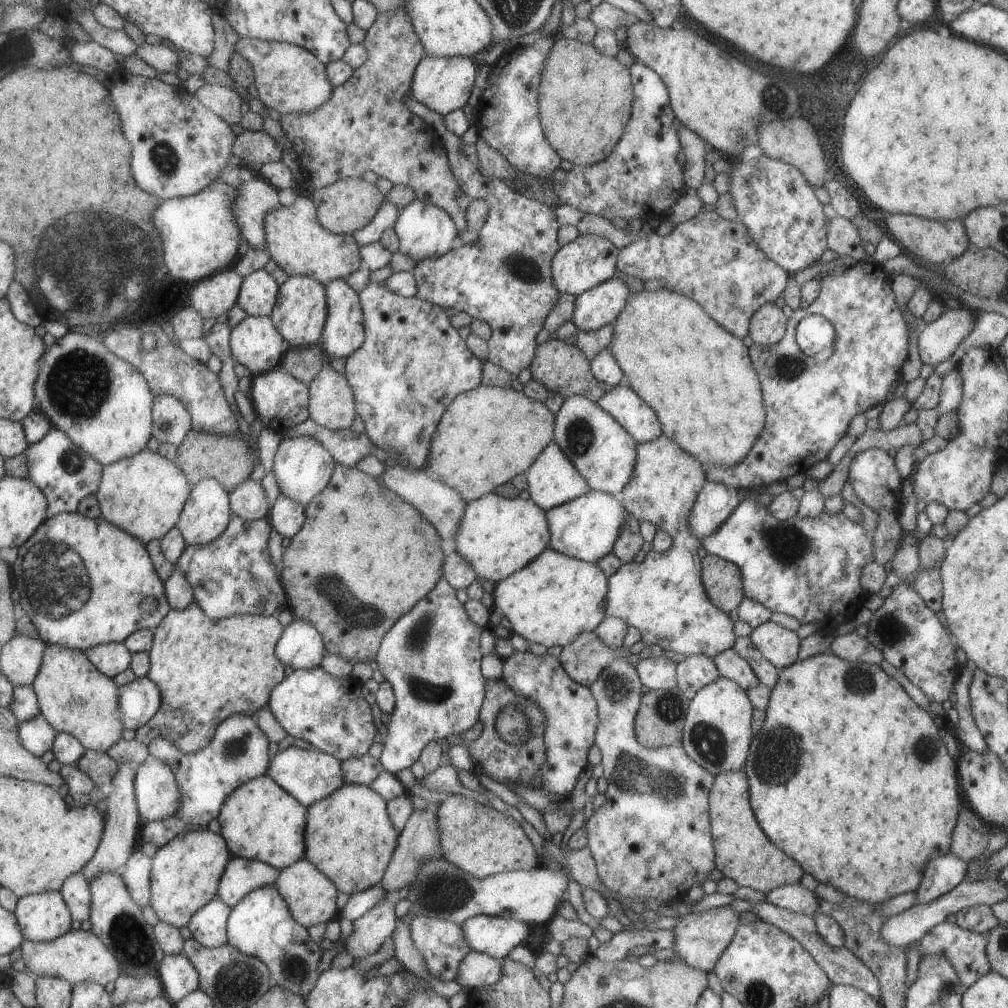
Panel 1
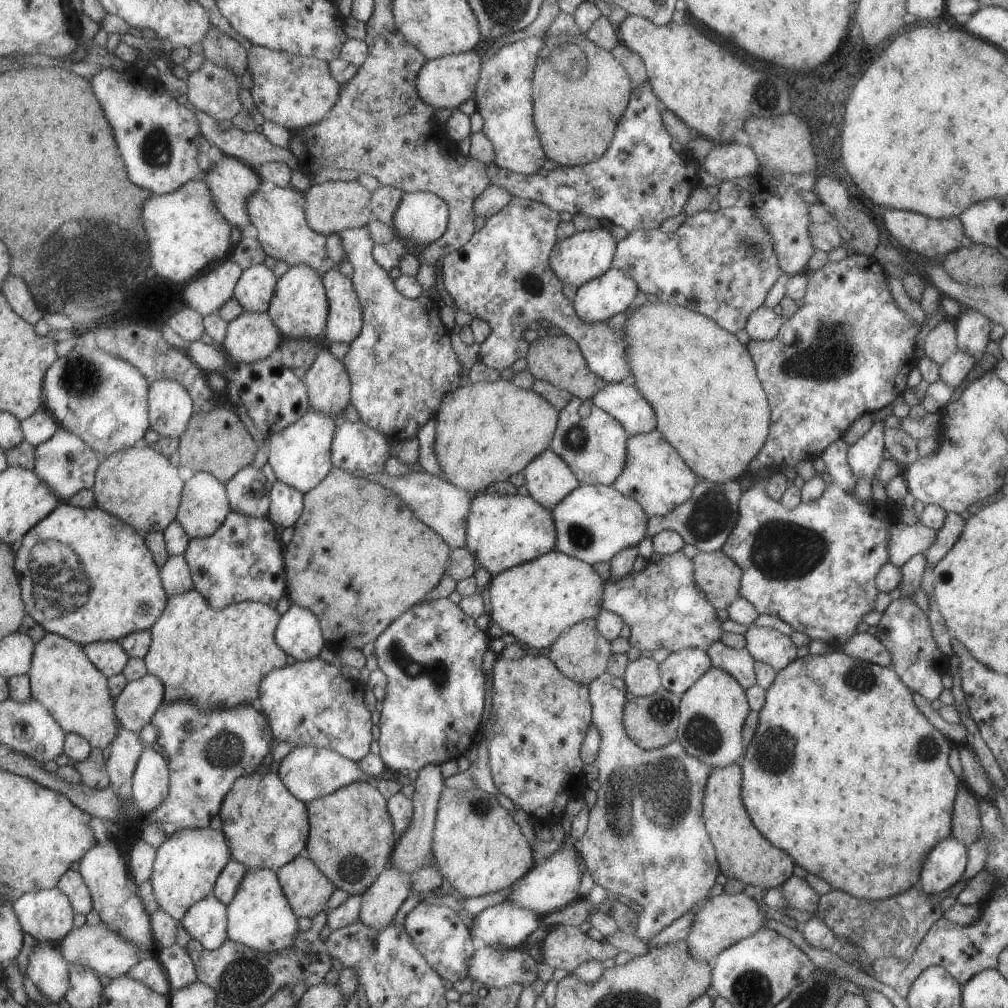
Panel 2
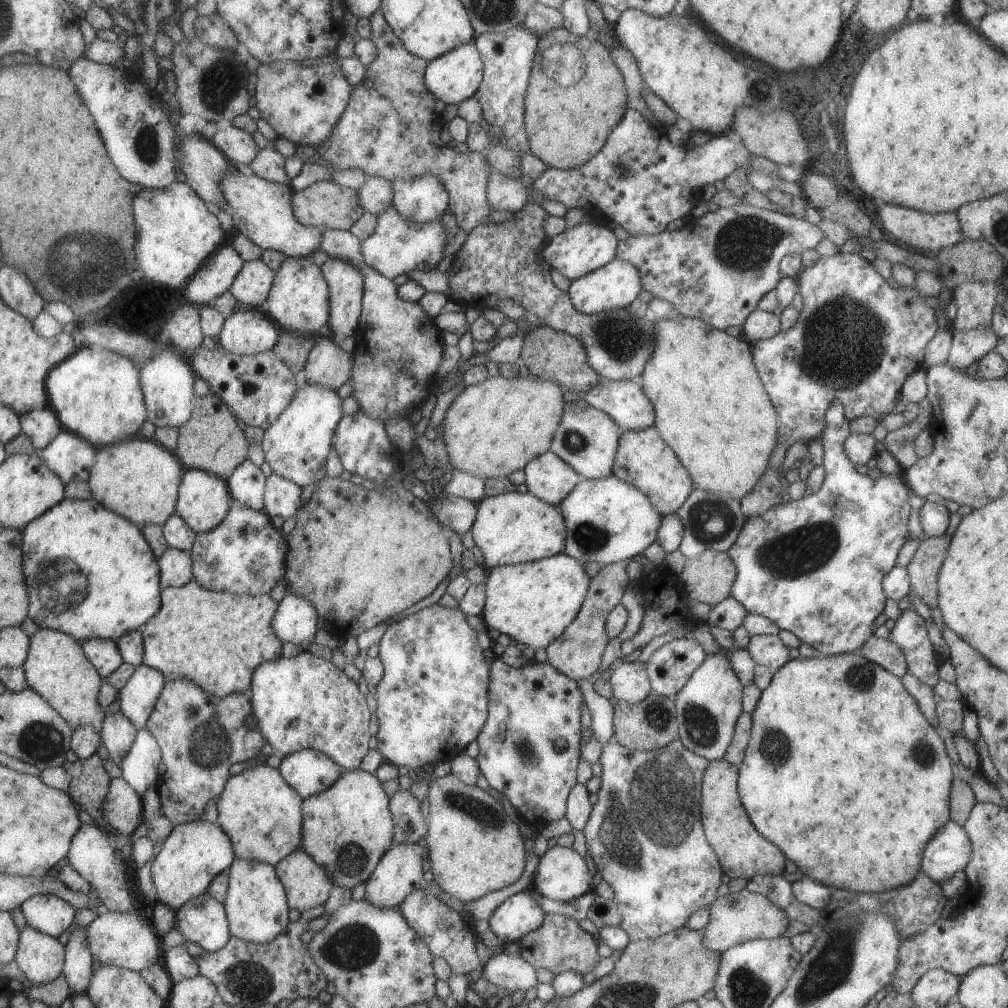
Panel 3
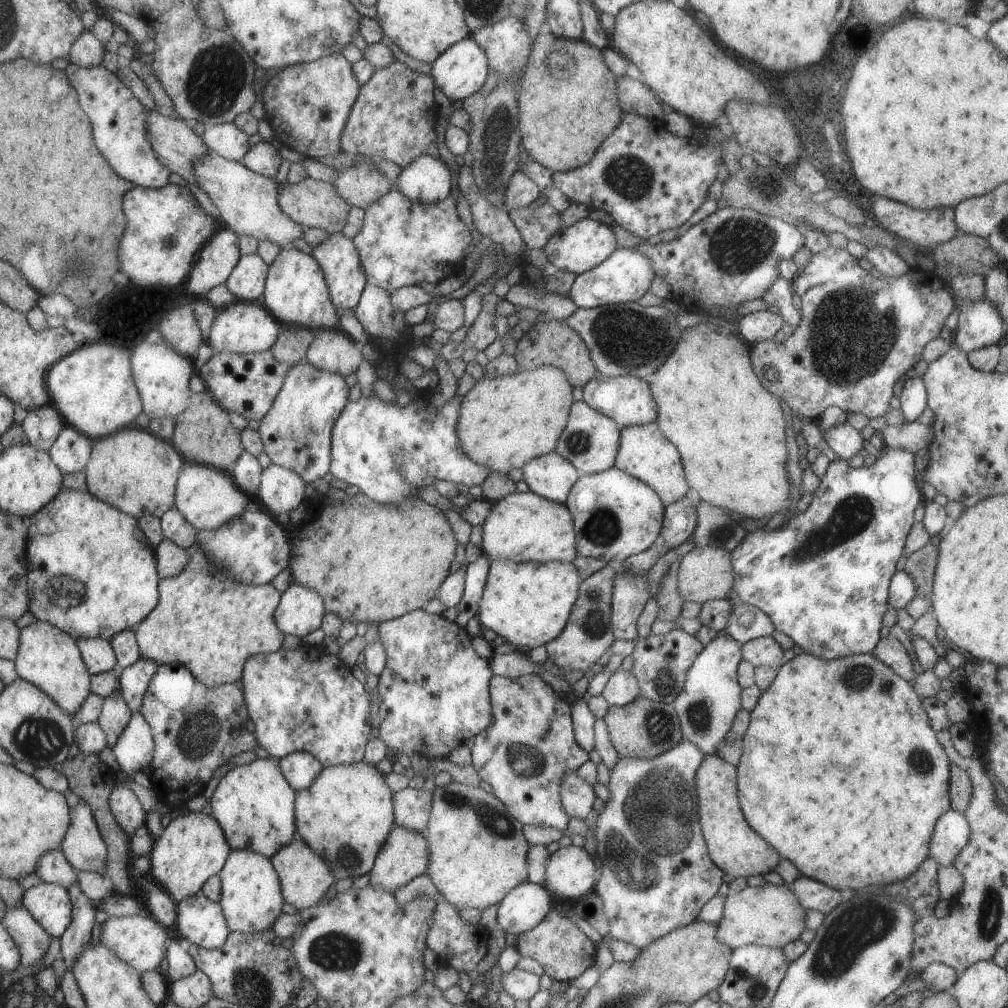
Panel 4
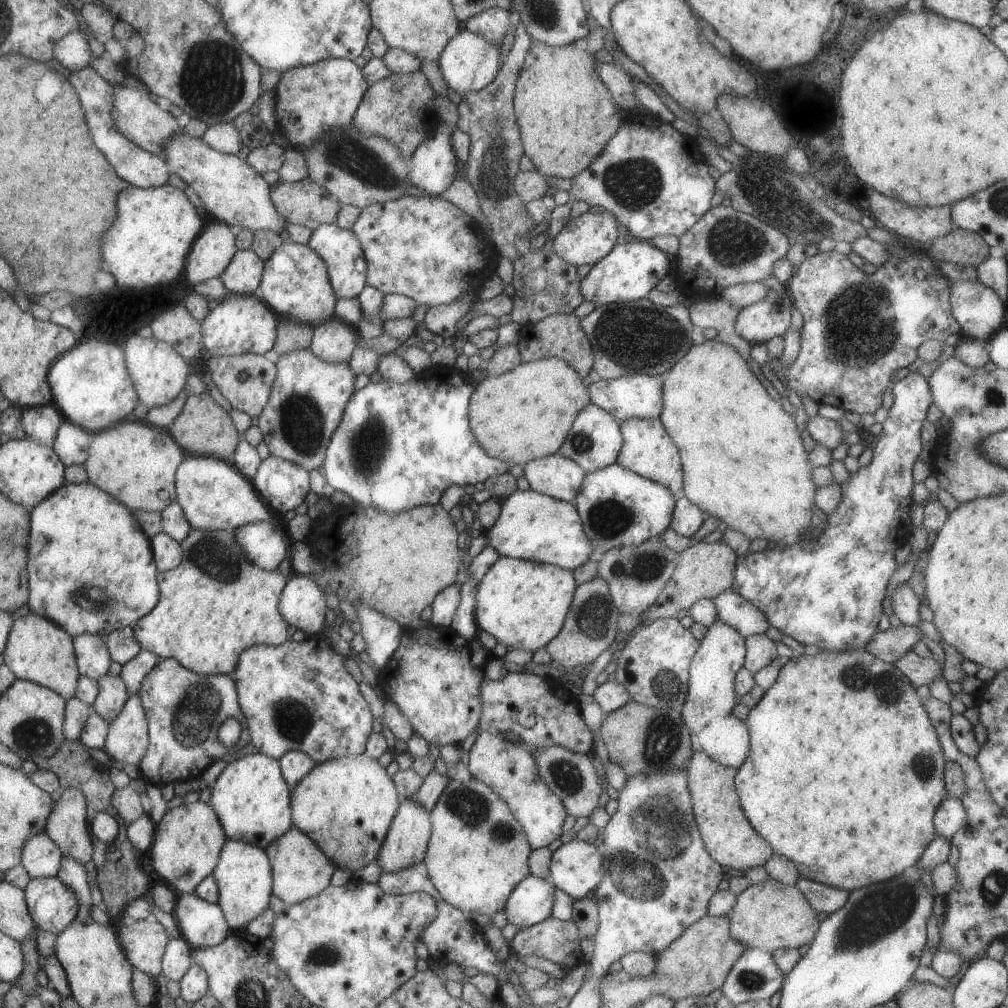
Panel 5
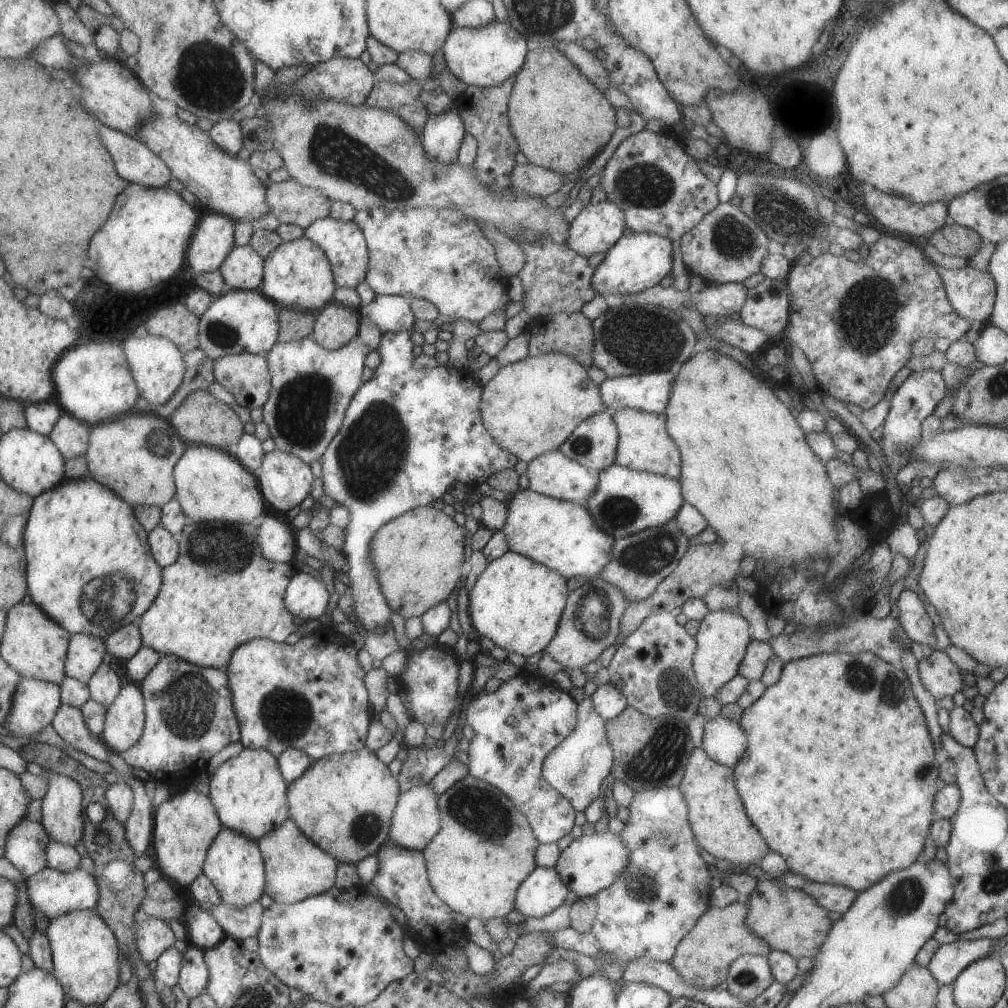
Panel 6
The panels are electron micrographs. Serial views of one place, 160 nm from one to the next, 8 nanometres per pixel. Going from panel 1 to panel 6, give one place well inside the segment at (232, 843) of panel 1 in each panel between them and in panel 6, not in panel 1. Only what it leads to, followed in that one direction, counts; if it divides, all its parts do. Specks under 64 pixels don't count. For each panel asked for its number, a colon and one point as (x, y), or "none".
2: (265, 826)
3: (261, 814)
4: (254, 805)
5: (249, 797)
6: (247, 791)

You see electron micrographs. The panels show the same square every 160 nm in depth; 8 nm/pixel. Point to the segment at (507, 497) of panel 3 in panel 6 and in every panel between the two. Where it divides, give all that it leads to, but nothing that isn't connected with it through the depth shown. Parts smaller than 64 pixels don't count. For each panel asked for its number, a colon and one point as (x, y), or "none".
4: (520, 527)
5: (530, 526)
6: (561, 535)

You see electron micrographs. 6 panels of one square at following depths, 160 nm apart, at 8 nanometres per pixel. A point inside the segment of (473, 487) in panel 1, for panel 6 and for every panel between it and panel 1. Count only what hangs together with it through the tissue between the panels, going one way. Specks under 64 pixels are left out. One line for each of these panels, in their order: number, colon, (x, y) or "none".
2: (485, 431)
3: (495, 427)
4: (503, 422)
5: (523, 414)
6: (530, 407)

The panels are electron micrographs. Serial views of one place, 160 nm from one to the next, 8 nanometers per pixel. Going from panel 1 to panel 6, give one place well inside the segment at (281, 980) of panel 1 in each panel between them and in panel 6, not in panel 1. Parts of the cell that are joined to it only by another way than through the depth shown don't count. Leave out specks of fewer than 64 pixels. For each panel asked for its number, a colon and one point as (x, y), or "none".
2: (258, 917)
3: (255, 905)
4: (251, 900)
5: (243, 876)
6: (233, 863)

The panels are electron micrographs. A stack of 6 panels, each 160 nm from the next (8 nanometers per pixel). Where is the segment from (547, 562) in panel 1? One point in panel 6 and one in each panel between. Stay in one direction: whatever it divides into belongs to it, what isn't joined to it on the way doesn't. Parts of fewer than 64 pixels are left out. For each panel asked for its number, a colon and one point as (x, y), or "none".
2: (536, 601)
3: (532, 602)
4: (527, 604)
5: (522, 604)
6: (515, 602)

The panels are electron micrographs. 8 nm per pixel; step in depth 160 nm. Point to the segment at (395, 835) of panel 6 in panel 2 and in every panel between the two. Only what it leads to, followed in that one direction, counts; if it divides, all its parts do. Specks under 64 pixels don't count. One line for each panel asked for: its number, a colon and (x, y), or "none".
2: (379, 903)
3: (399, 871)
4: (404, 855)
5: (405, 843)

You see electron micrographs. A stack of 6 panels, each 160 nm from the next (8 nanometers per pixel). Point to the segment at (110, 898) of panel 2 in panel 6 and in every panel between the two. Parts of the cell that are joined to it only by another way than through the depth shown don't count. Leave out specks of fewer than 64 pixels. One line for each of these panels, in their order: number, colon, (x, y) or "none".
3: (91, 853)
4: (82, 845)
5: (67, 826)
6: (62, 819)

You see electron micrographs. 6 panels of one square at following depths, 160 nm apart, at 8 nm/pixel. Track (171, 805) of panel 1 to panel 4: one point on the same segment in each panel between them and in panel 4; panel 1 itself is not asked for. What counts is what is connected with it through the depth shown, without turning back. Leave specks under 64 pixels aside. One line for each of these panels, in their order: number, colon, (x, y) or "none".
2: (150, 781)
3: (141, 767)
4: (133, 750)

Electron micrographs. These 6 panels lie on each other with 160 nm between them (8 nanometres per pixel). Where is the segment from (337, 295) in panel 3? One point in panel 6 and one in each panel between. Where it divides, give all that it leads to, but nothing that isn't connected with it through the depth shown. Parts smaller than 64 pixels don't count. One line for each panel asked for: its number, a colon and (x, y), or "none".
4: (336, 255)
5: (339, 249)
6: (342, 243)

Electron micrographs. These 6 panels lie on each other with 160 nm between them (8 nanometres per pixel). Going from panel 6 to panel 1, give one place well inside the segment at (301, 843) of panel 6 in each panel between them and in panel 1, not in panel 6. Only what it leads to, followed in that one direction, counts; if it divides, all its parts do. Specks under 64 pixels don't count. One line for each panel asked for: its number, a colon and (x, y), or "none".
1: (309, 895)
2: (306, 889)
3: (306, 885)
4: (303, 877)
5: (300, 870)

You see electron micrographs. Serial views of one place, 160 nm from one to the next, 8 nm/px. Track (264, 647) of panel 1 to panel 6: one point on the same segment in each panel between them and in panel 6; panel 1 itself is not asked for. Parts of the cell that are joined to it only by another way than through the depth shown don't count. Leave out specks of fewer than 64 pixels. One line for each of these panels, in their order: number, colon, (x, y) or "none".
2: (214, 659)
3: (215, 640)
4: (206, 621)
5: (215, 604)
6: (220, 592)

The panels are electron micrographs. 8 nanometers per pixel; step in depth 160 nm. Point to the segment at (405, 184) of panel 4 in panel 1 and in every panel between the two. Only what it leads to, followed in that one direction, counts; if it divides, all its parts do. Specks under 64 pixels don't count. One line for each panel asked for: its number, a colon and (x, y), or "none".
1: (424, 231)
2: (420, 218)
3: (421, 200)

